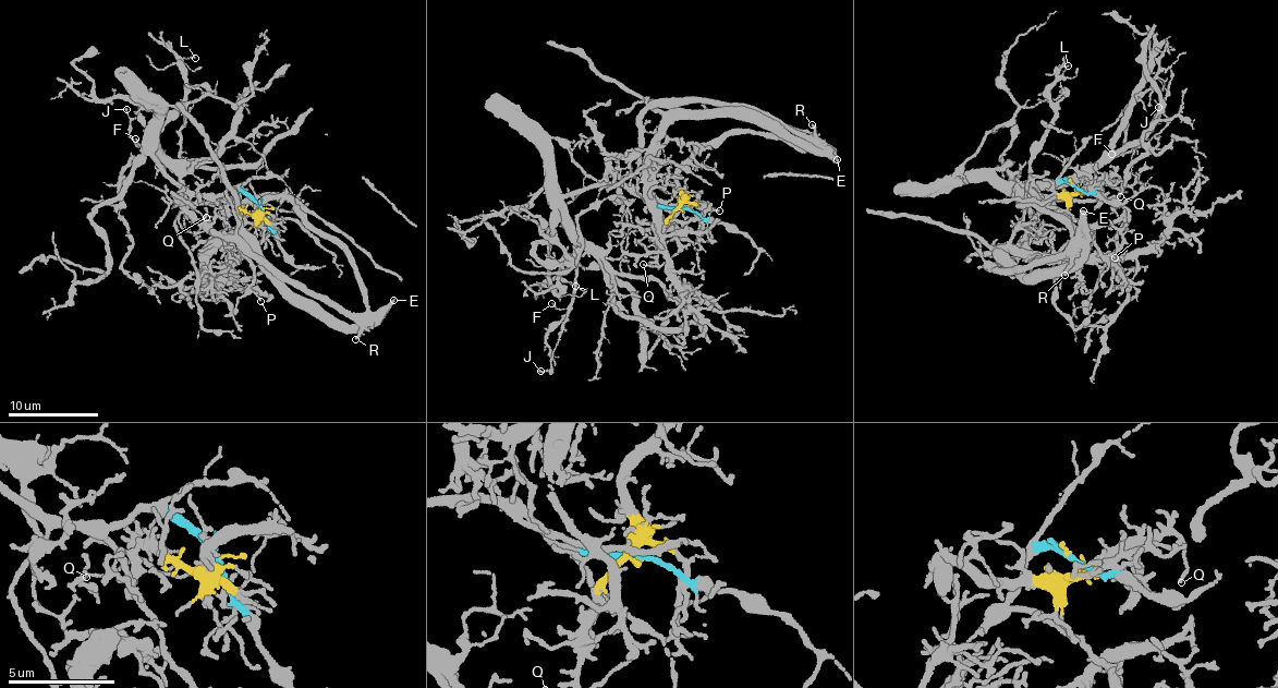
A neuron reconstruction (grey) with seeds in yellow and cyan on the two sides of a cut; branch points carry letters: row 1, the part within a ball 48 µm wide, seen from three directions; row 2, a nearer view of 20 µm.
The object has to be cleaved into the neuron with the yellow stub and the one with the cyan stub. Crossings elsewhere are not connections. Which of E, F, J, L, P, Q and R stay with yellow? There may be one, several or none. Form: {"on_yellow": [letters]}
{"on_yellow": ["E", "Q", "R"]}

